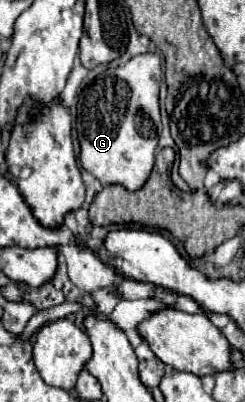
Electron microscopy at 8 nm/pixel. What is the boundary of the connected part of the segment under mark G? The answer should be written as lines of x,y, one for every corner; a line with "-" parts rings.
144,53
124,65
108,67
80,93
76,117
80,163
102,185
122,185
128,191
138,191
146,183
158,147
156,117
160,115
160,79
160,57
156,53

